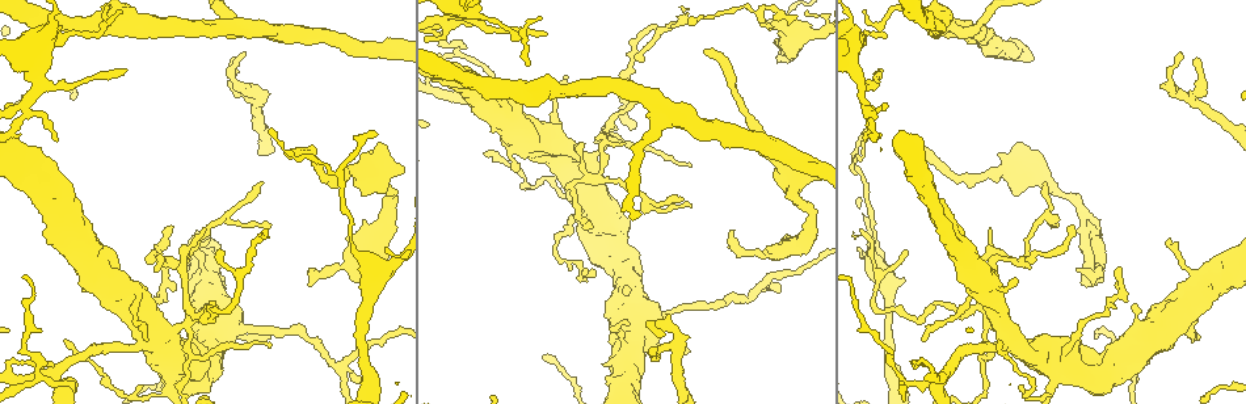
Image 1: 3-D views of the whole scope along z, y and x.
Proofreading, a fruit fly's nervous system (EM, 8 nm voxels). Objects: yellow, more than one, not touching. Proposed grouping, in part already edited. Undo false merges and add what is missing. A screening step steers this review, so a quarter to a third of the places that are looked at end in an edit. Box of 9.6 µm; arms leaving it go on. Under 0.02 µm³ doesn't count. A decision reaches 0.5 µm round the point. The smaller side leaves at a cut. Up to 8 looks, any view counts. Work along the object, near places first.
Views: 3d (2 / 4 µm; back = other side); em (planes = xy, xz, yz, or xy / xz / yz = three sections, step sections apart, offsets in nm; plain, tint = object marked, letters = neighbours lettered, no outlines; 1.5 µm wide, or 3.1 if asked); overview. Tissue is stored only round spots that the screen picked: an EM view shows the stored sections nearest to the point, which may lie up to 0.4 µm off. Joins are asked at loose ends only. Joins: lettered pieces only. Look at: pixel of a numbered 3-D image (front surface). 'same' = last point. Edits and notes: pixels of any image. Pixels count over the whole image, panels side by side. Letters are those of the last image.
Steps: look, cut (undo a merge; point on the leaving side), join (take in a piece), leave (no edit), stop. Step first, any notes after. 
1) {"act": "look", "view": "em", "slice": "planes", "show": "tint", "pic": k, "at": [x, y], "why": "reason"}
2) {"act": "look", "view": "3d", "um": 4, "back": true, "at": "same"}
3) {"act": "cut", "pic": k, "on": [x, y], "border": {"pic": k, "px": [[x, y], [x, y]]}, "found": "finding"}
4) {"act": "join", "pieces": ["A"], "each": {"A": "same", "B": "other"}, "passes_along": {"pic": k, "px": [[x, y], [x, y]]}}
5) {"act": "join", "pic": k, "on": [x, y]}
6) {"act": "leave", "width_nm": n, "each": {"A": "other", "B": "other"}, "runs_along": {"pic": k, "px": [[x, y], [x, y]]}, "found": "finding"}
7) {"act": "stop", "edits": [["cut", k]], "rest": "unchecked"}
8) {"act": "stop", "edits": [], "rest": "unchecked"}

{"act": "look", "view": "em", "slice": "planes", "show": "letters", "pic": 1, "at": [379, 143], "why": "thick end"}

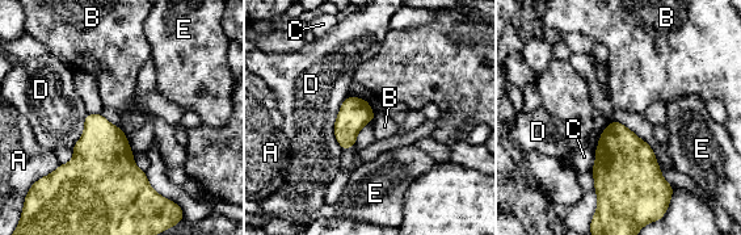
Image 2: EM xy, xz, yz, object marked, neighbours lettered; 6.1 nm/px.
{"act": "leave", "longest_contact_nm": ["D", 340], "each": {"A": "other", "B": "other", "C": "other", "D": "other", "E": "other"}, "border": {"pic": 2, "px": [[349, 95], [335, 121], [341, 150]]}, "found": "no lettered piece goes on from it"}

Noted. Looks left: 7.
{"act": "look", "view": "3d", "um": 2, "pic": 1, "at": [705, 51], "why": "branch stops here"}

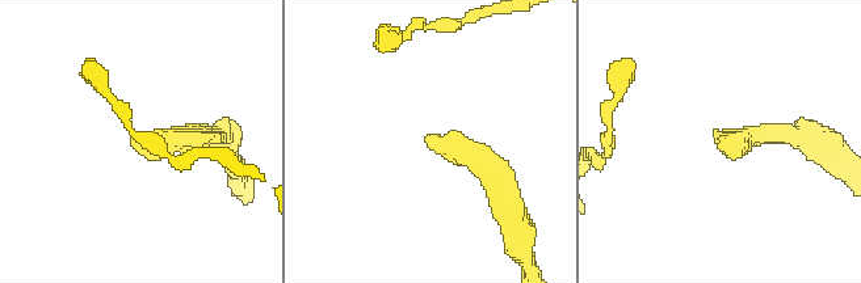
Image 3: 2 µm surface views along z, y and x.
{"act": "look", "view": "em", "slice": "planes", "show": "letters", "pic": 3, "at": [721, 139], "why": "shape alone is not enough"}

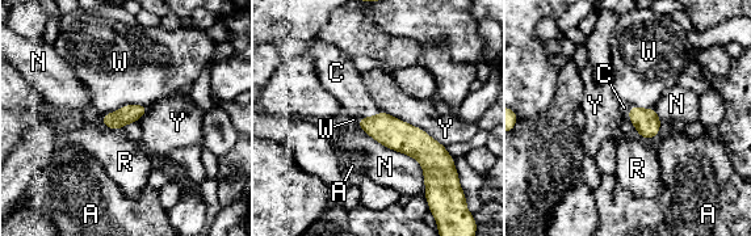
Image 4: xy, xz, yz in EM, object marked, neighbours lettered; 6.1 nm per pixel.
{"act": "join", "pieces": ["C"], "longest_contact_nm": ["N", 600], "each": {"A": "other", "C": "same", "N": "other", "R": "other", "W": "other", "Y": "other"}, "passes_along": {"pic": 4, "px": [[646, 121], [629, 113], [624, 108]]}, "found": "it goes on there"}

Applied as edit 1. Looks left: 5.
{"act": "look", "view": "overview"}

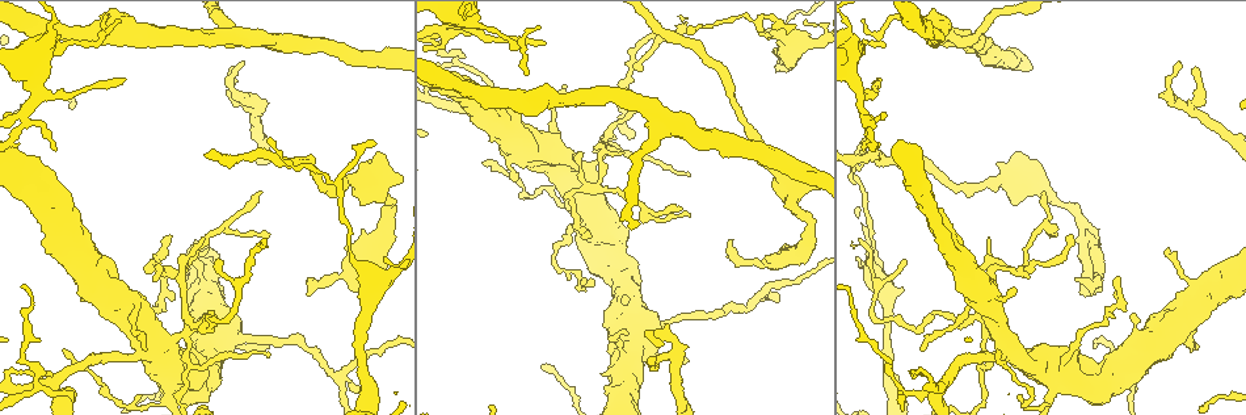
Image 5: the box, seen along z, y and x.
{"act": "look", "view": "3d", "um": 2, "pic": 5, "at": [311, 278], "why": "an open end"}

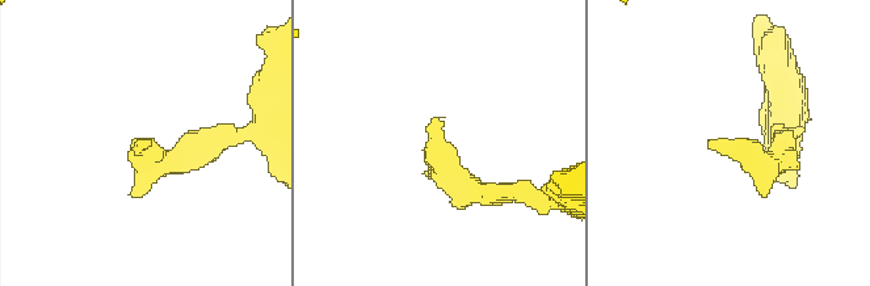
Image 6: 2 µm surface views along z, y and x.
{"act": "look", "view": "em", "slice": "planes", "show": "letters", "pic": 6, "at": [708, 143]}

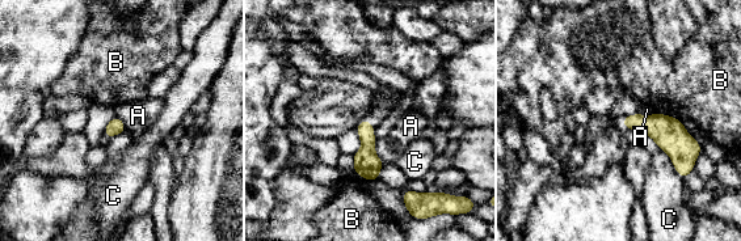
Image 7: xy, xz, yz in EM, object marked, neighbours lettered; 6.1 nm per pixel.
{"act": "leave", "width_nm": 100, "each": {"A": "other", "B": "other", "C": "other"}, "border": {"pic": 7, "px": [[375, 139], [375, 155], [383, 164]]}, "found": "no lettered piece goes on from it"}

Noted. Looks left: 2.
{"act": "stop", "edits": [["join", 4]], "rest": "unchecked"}

